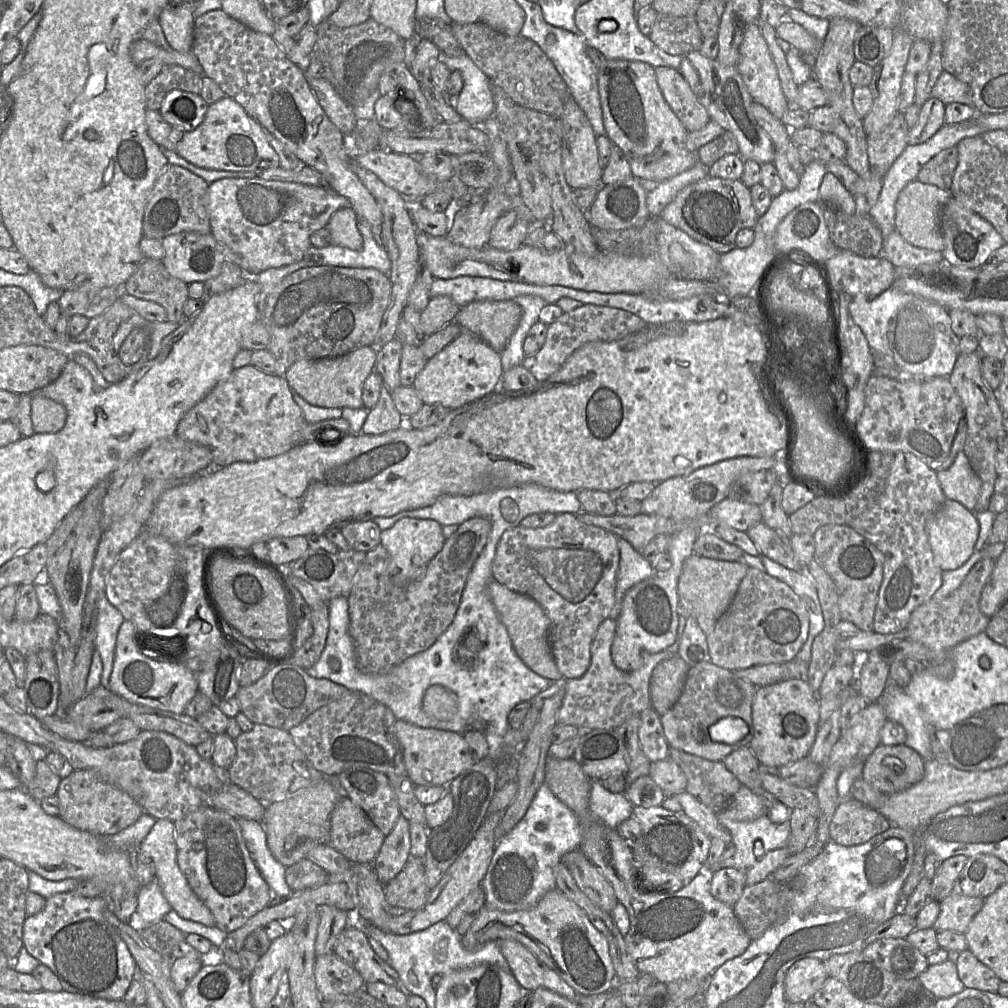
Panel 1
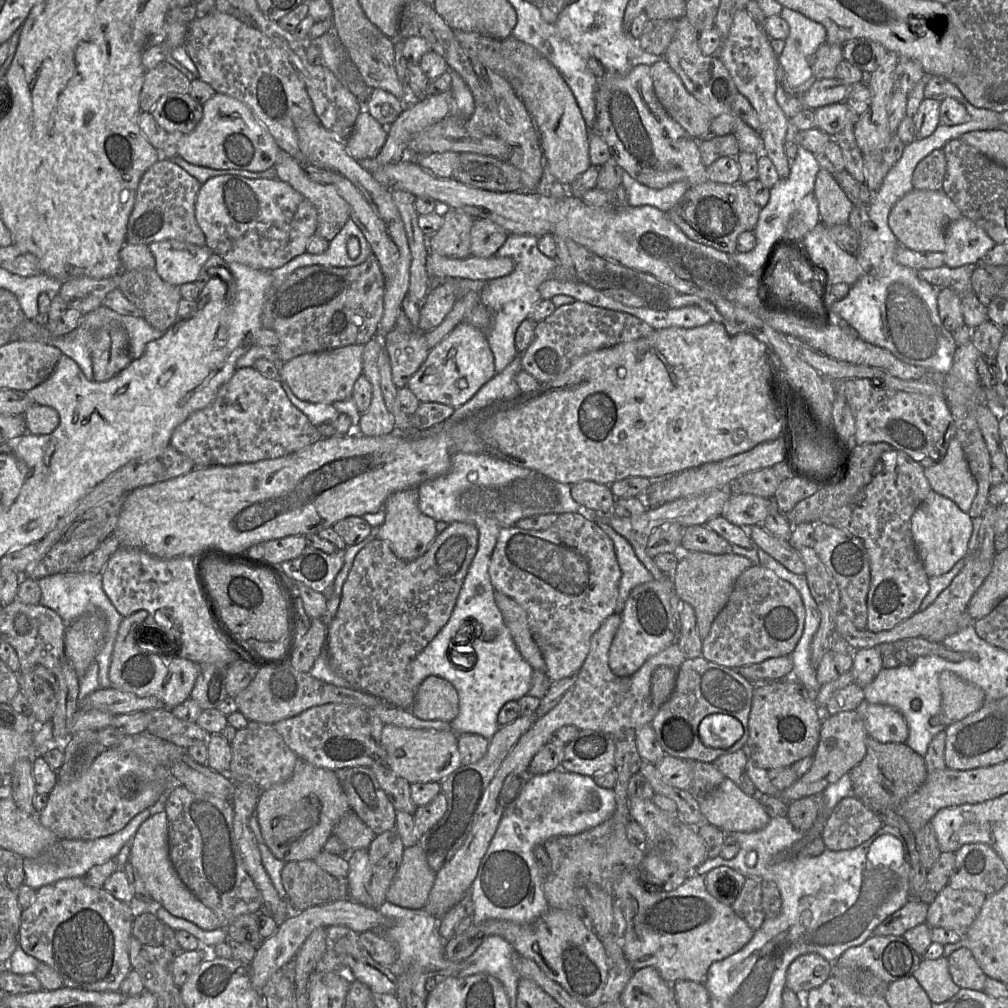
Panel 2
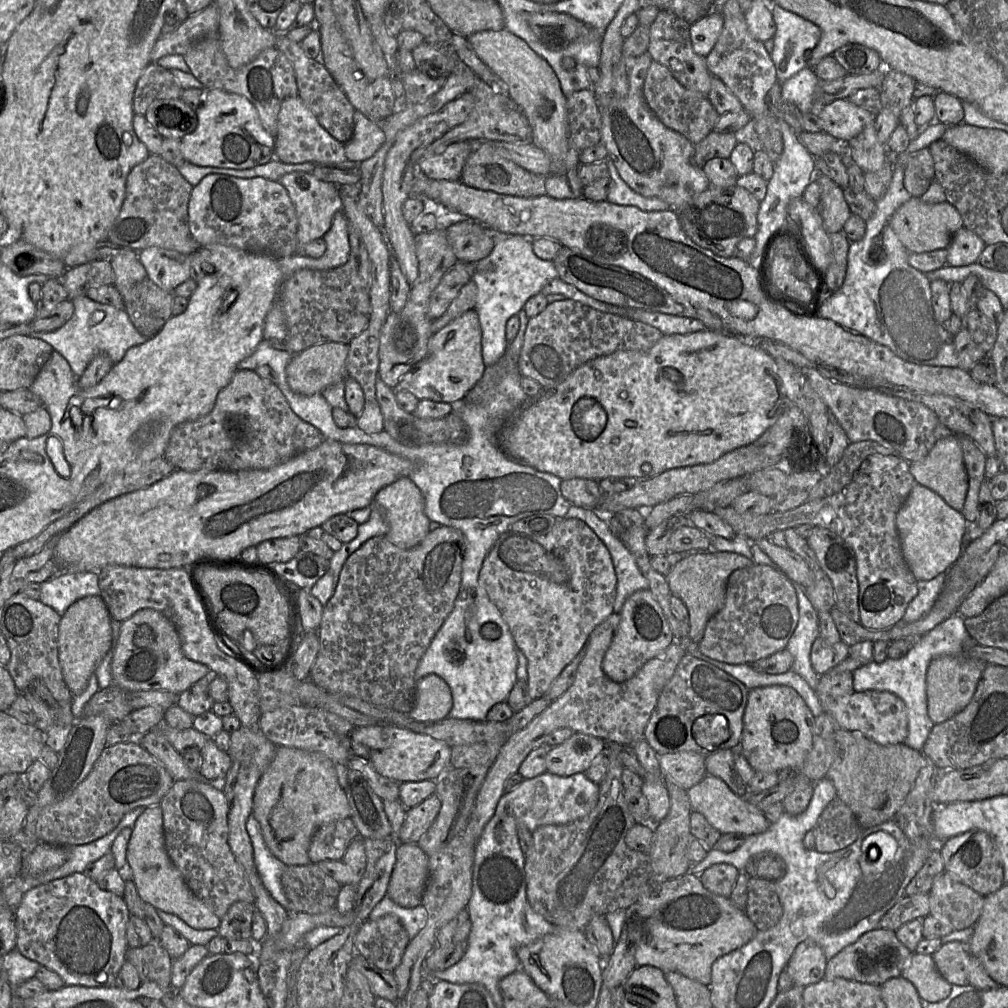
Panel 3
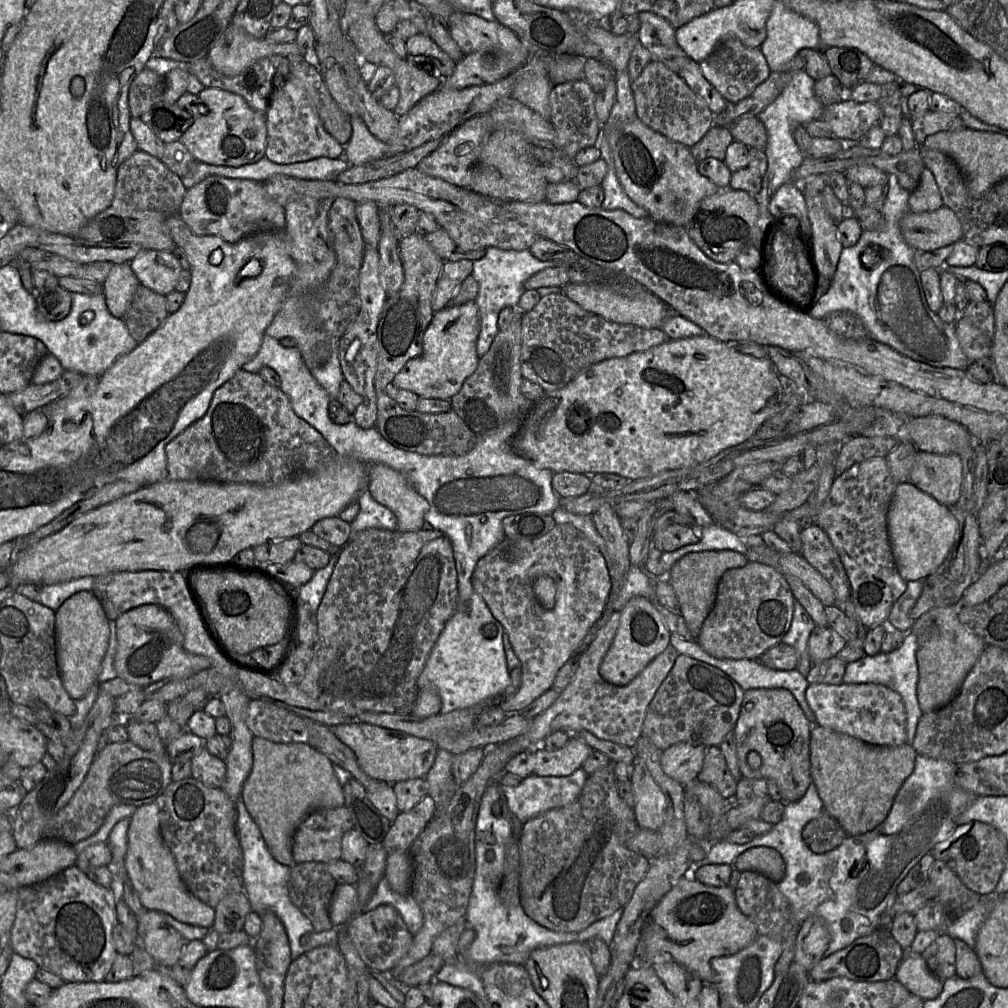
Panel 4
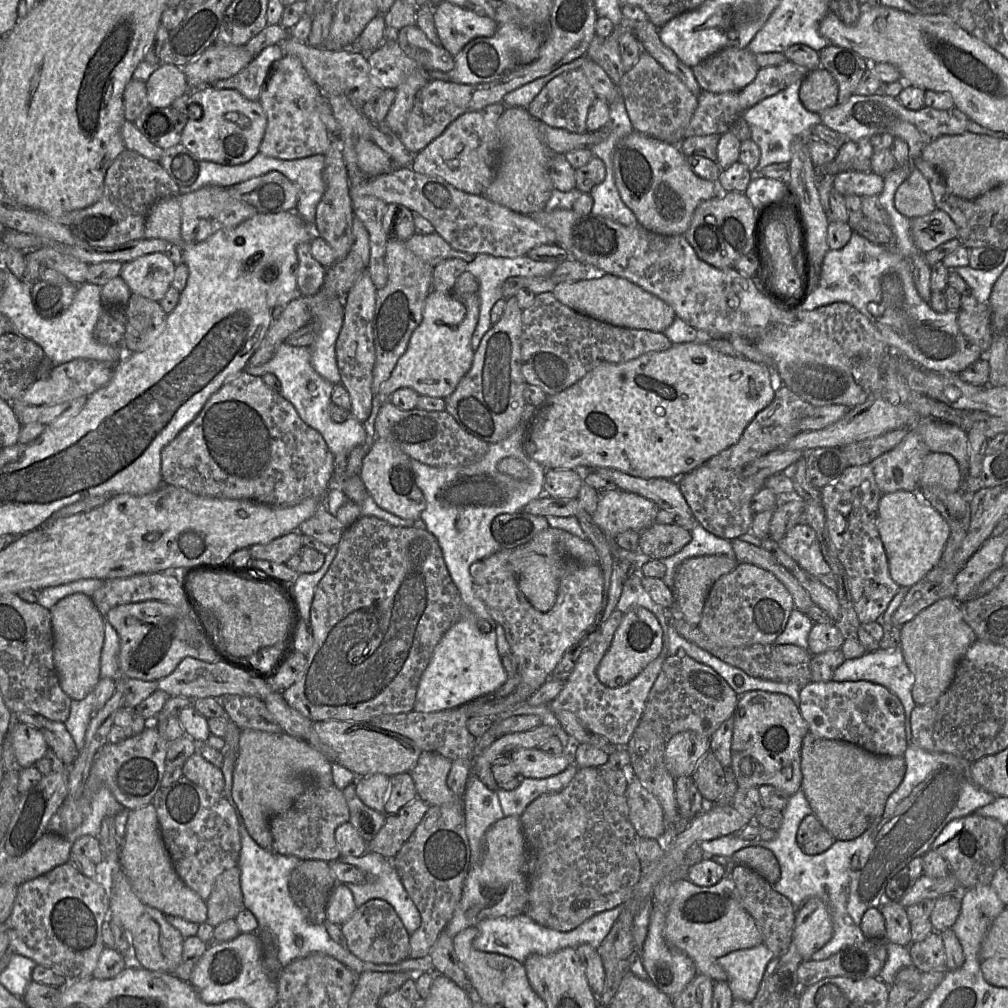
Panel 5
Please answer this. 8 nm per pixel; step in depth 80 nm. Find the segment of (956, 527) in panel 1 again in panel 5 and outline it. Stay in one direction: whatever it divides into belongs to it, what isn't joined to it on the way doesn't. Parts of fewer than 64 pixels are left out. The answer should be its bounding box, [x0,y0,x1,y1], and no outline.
[877,491,950,587]

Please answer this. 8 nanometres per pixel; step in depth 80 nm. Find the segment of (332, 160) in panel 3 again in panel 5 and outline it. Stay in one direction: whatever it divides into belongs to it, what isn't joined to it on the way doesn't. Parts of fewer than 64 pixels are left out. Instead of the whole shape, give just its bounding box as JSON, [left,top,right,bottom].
[259,55,331,160]

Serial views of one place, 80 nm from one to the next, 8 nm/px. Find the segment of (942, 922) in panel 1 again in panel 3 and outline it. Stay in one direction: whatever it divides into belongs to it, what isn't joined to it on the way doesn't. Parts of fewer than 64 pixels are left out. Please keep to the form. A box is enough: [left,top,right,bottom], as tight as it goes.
[929,870,985,930]

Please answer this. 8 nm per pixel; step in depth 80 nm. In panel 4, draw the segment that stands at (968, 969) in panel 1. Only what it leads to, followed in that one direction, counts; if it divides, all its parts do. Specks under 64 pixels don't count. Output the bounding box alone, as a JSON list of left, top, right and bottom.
[921,932,956,981]

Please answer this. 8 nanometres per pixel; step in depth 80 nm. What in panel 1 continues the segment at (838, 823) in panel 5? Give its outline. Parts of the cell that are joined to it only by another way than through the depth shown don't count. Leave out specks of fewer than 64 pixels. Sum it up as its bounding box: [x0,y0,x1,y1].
[860,744,925,796]

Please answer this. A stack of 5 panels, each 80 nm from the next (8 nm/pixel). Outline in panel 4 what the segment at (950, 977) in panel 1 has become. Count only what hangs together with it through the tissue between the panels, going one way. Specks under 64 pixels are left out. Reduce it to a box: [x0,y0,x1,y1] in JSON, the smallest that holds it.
[894,952,943,1000]

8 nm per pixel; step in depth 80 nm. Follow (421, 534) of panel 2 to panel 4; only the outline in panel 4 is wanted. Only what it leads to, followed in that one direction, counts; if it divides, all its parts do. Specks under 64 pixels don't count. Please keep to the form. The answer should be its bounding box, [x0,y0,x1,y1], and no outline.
[368,463,429,531]

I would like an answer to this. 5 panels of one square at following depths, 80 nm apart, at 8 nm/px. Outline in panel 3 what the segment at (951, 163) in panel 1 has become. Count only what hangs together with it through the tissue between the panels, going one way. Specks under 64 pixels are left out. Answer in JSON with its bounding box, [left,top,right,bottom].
[888,148,935,197]

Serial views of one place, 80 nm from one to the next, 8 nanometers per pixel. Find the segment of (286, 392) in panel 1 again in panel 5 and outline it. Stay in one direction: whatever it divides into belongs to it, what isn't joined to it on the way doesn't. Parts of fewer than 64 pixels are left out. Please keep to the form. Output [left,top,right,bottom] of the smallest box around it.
[161,370,334,506]

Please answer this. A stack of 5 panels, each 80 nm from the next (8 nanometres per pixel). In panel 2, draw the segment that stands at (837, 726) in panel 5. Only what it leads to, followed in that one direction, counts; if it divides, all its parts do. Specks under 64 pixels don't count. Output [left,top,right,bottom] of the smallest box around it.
[855,700,908,743]

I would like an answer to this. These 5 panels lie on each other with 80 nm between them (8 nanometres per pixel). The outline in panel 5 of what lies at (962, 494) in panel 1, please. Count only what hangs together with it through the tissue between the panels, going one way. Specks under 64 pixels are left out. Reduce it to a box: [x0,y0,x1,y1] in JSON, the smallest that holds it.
[919,452,962,492]

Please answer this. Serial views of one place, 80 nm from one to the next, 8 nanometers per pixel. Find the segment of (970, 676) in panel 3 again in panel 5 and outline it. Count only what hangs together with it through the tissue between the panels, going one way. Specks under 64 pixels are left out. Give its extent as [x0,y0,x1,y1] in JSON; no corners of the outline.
[900,598,978,705]

